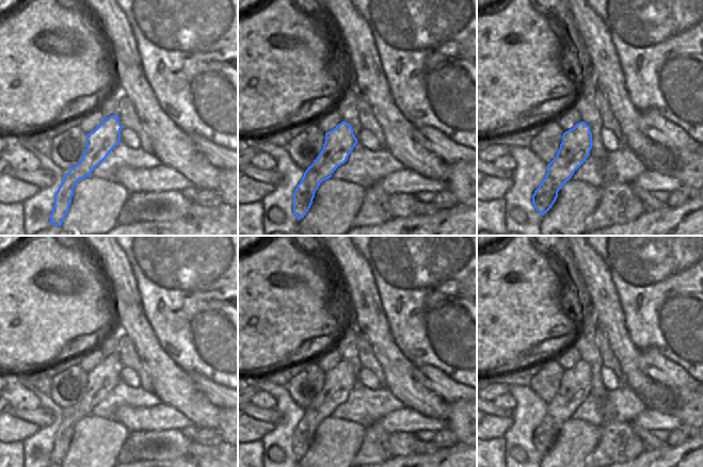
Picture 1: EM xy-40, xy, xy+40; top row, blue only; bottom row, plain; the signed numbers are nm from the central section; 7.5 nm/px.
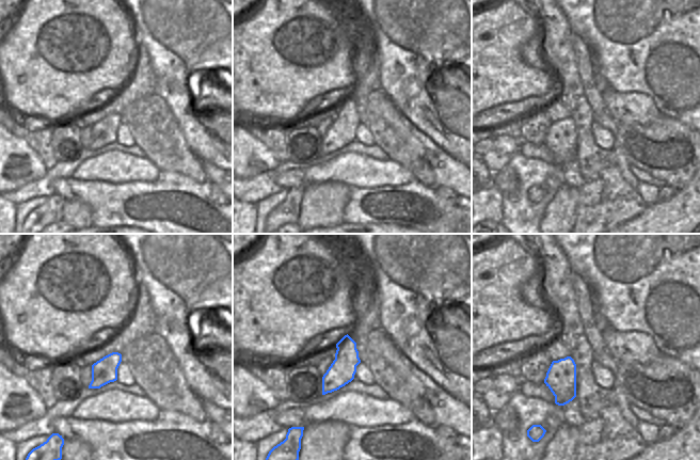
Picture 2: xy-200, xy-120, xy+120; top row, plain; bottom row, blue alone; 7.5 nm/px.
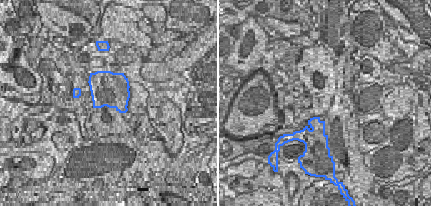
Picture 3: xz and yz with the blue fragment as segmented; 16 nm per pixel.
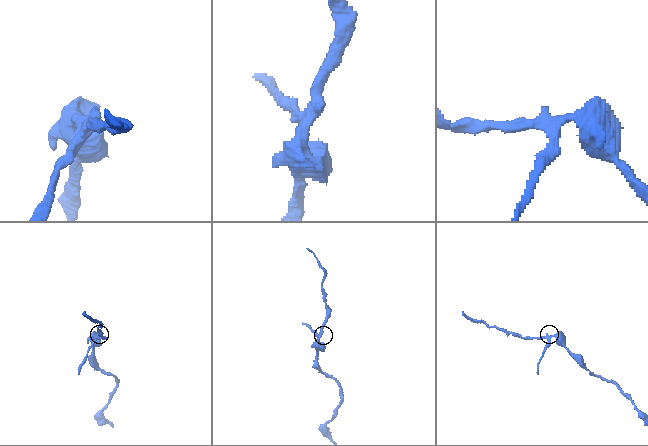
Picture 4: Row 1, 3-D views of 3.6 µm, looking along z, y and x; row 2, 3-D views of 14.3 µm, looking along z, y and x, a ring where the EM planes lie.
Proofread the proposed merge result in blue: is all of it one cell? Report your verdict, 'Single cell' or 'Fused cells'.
Fused cells

